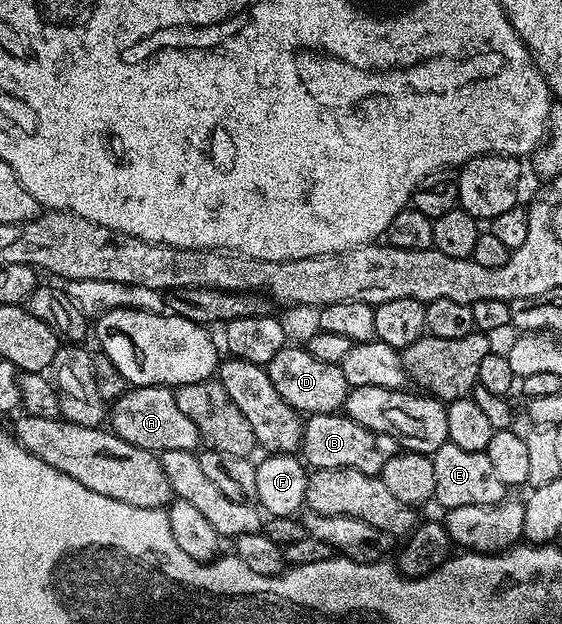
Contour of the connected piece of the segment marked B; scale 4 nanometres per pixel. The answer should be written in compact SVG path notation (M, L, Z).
M342 412L312 413L303 421L301 457L312 470L345 467L379 475L396 451L396 438L373 431Z

